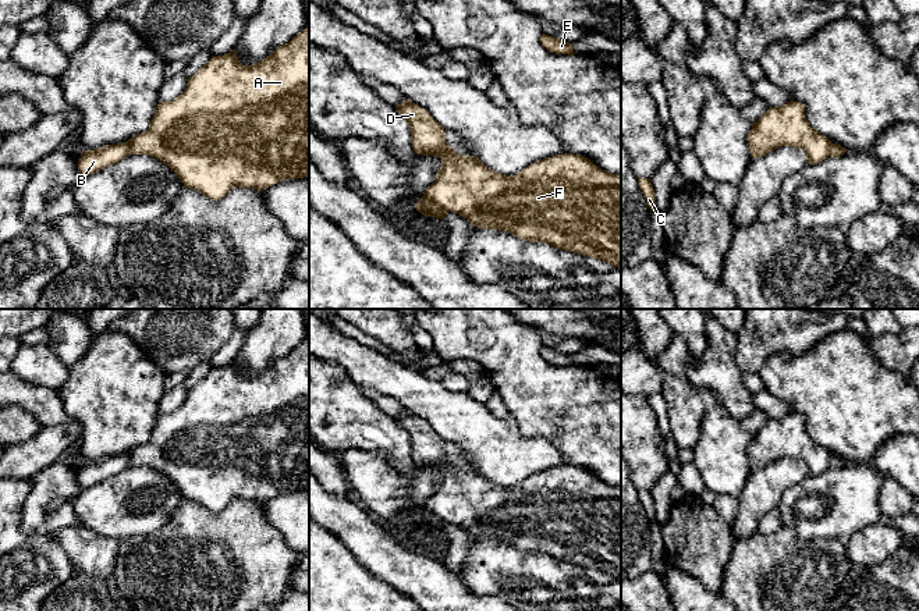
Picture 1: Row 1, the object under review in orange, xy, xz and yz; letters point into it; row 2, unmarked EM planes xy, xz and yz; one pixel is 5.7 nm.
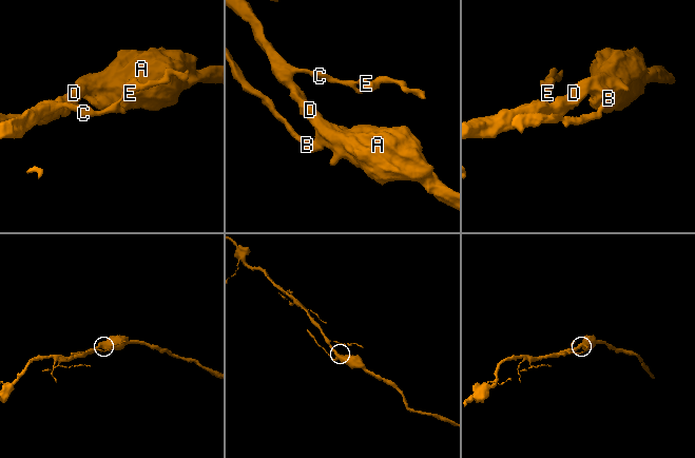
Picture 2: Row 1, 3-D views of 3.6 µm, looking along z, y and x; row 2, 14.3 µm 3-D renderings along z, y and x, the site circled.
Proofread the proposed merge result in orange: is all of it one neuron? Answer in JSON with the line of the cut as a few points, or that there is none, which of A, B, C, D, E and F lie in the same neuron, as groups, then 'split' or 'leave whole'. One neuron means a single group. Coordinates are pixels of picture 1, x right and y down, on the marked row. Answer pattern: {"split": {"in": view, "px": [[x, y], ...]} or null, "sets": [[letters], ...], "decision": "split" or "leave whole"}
{"split": {"in": "xz", "px": [[423, 195], [446, 212]]}, "sets": [["A", "C", "D", "E", "F"], ["B"]], "decision": "split"}

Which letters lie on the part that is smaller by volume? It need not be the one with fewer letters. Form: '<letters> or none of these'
B

